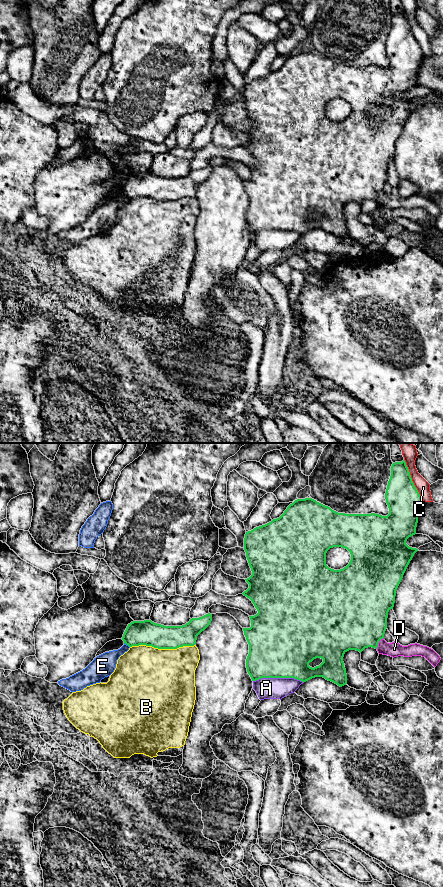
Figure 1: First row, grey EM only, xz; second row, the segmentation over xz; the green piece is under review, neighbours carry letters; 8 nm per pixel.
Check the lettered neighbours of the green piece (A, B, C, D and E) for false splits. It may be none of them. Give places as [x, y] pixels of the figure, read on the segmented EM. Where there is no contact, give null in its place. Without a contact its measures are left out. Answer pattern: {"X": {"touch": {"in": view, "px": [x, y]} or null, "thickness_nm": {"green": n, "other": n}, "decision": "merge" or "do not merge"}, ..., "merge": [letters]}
{"A": {"touch": {"in": "xz", "px": [278, 677]}, "thickness_nm": {"green": 500, "other": 180}, "decision": "do not merge"}, "B": {"touch": {"in": "xz", "px": [162, 648]}, "thickness_nm": {"green": 200, "other": 500}, "decision": "do not merge"}, "C": {"touch": {"in": "xz", "px": [411, 480]}, "thickness_nm": {"green": 280, "other": 120}, "decision": "do not merge"}, "D": {"touch": {"in": "xz", "px": [378, 642]}, "thickness_nm": {"green": 480, "other": 120}, "decision": "do not merge"}, "E": {"touch": {"in": "xz", "px": [127, 644]}, "thickness_nm": {"green": 200, "other": 180}, "decision": "do not merge"}, "merge": []}

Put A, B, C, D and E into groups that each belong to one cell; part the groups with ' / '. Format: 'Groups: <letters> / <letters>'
Groups: A / B / C / D / E

